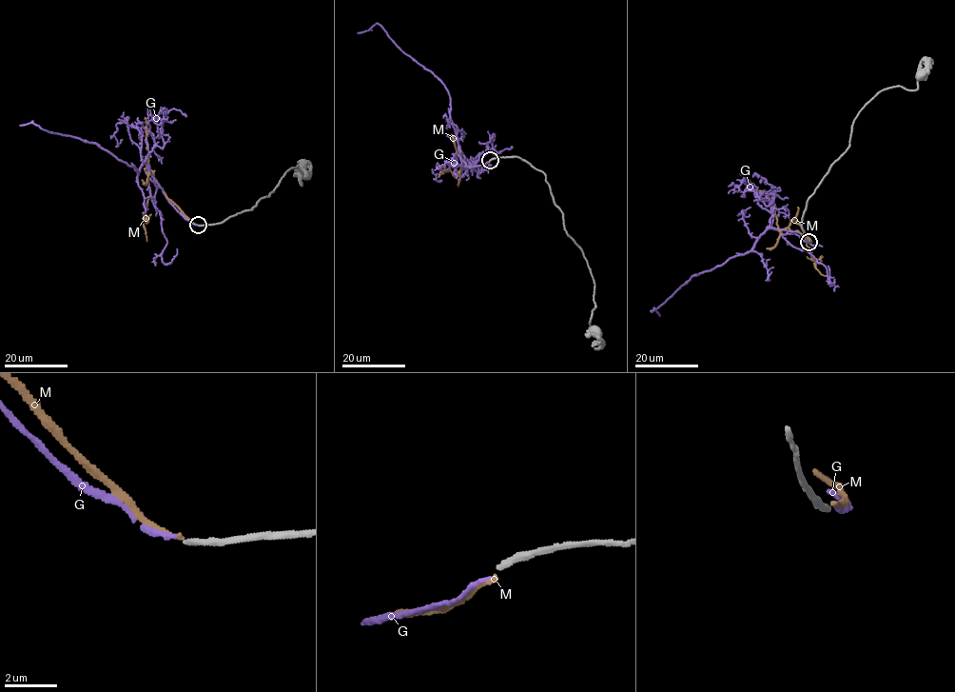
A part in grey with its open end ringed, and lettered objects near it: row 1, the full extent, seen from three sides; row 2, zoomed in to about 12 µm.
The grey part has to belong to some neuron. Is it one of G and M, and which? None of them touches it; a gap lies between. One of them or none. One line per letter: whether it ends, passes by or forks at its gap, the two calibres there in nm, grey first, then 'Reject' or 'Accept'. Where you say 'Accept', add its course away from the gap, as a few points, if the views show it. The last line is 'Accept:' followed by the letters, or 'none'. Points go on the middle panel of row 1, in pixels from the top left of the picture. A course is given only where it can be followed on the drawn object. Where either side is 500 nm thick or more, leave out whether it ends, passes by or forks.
G: It ends there. Thickness 240 nm (grey) against 160 nm. Accept. Its course: (489, 161), (472, 168), (459, 156), (451, 121), (450, 94), (433, 72), (400, 49), (379, 24), (357, 33)
M: It ends there. Thickness 240 nm (grey) against 180 nm. Reject
Accept: G

